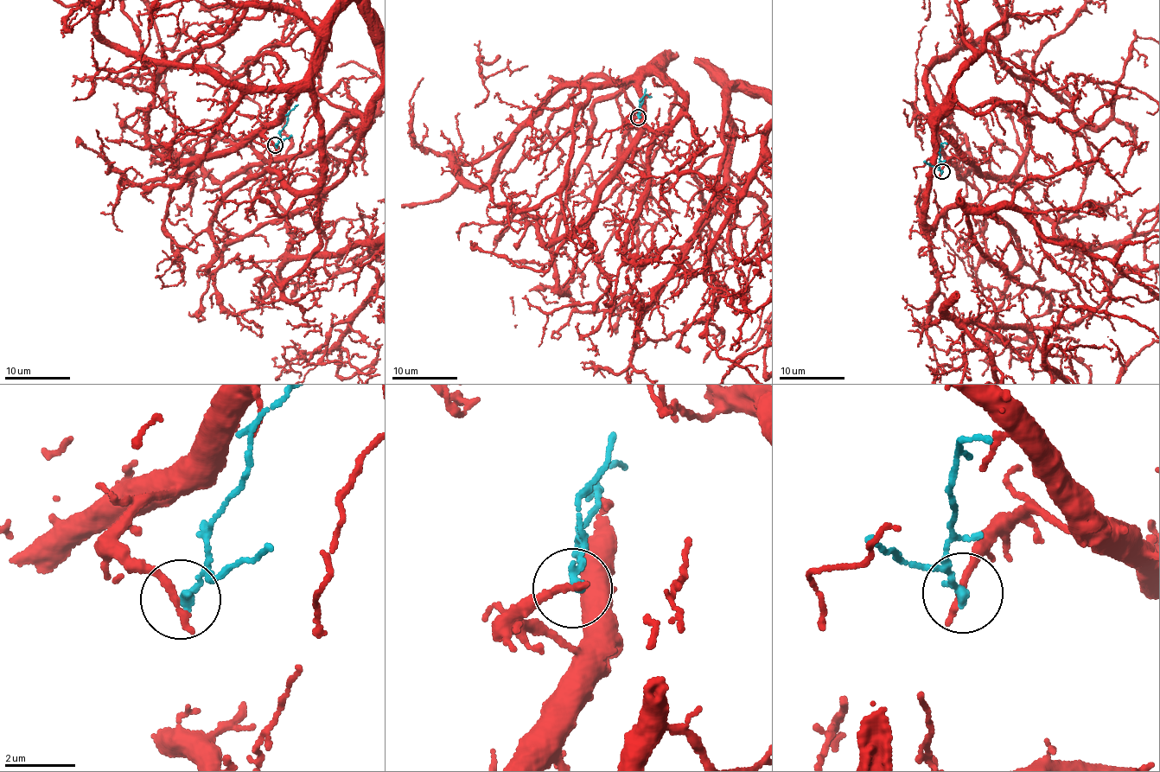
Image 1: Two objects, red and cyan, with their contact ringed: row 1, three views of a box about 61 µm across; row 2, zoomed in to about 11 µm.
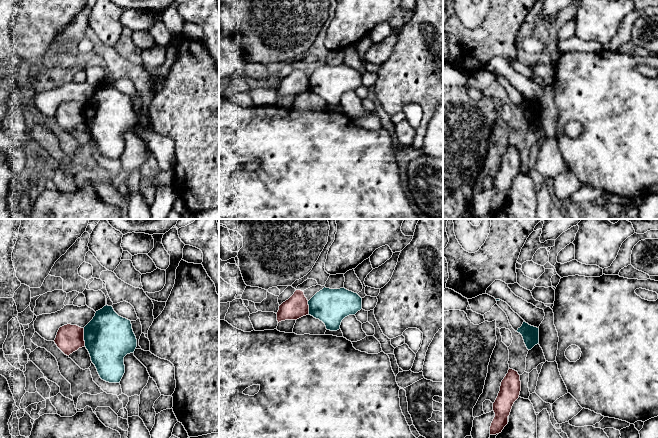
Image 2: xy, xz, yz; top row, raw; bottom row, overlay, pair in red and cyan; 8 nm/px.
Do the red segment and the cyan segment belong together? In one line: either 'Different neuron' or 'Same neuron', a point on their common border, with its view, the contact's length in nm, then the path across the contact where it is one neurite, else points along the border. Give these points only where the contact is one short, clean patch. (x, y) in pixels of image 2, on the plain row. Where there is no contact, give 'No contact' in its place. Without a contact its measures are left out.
Different neuron. Touches red at xy (83, 113). Shared border 140 nm

